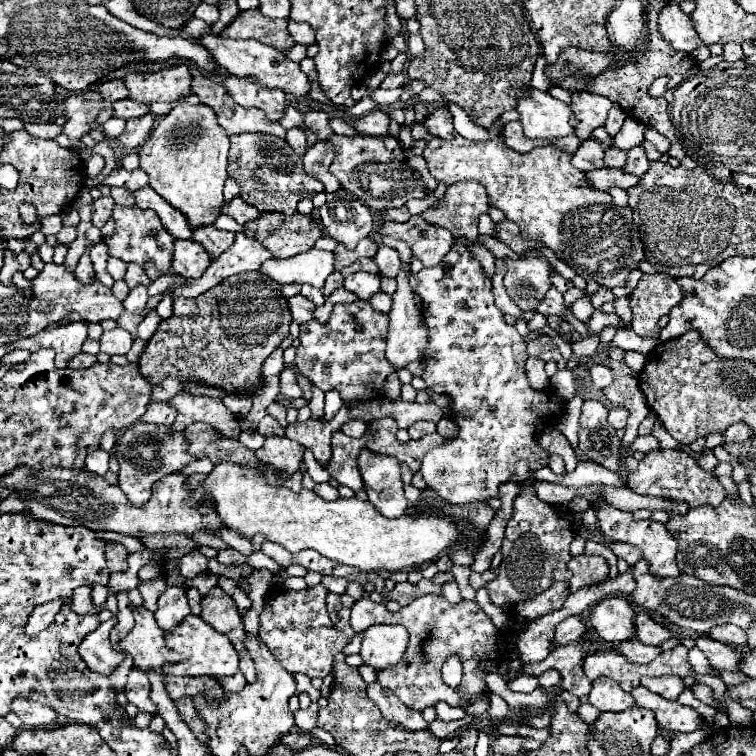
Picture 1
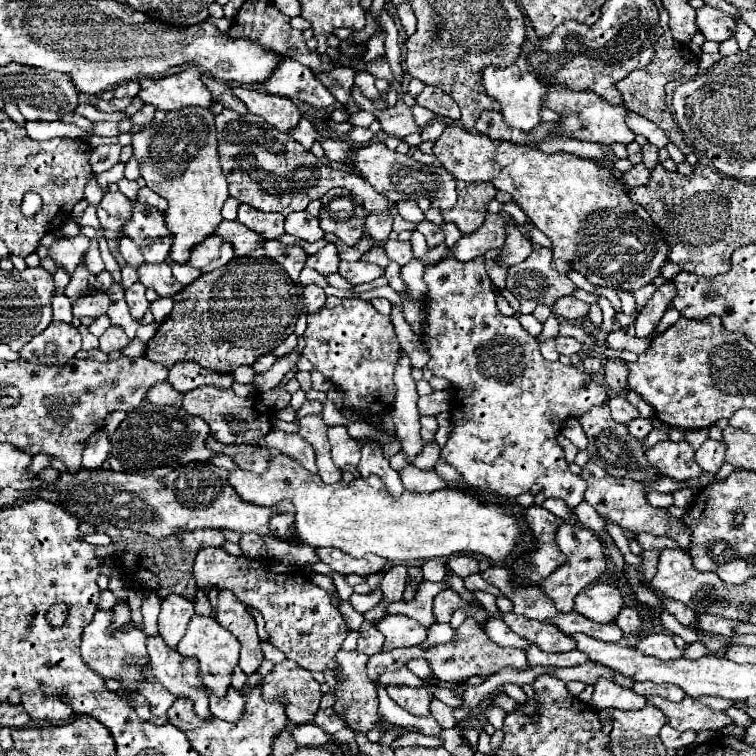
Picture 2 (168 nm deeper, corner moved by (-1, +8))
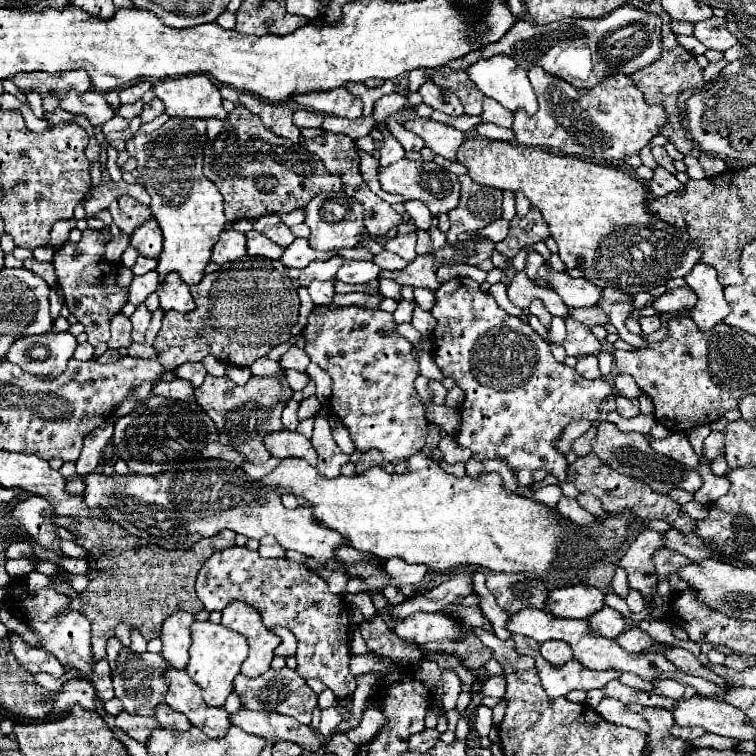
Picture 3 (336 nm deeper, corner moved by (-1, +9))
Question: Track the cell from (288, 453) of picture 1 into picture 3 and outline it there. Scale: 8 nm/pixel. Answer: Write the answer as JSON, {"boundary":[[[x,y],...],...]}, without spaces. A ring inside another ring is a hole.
{"boundary":[[[277,431],[265,437],[265,447],[273,457],[299,457],[309,465],[317,465],[317,453],[307,437],[297,431]]]}

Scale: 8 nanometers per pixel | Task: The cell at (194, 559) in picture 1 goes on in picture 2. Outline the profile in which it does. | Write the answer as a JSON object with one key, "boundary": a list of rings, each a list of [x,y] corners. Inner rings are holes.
{"boundary":[[[203,548],[201,554],[197,554],[193,574],[195,574],[197,586],[201,590],[207,590],[205,594],[209,594],[209,590],[215,586],[219,590],[231,590],[249,608],[255,608],[257,612],[261,612],[261,616],[265,619],[265,629],[271,636],[271,644],[283,650],[289,660],[295,660],[301,668],[311,670],[311,672],[329,672],[329,670],[335,672],[337,670],[339,664],[335,660],[335,654],[341,650],[341,644],[347,636],[345,618],[341,616],[339,608],[331,602],[329,594],[317,584],[313,584],[301,568],[297,570],[297,566],[291,566],[285,562],[269,560],[265,564],[259,560],[249,560],[245,556],[231,556],[225,552],[225,548]]]}

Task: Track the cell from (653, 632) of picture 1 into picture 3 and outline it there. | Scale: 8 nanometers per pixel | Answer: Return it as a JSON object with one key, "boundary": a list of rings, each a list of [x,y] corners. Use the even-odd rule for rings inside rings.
{"boundary":[[[605,607],[601,609],[601,613],[595,613],[593,617],[589,617],[589,623],[595,635],[607,637],[607,639],[615,639],[619,633],[625,631],[623,615],[611,607]]]}

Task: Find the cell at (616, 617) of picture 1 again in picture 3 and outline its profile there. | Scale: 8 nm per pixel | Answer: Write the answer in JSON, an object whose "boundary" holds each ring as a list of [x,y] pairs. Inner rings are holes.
{"boundary":[[[587,585],[553,589],[549,595],[549,611],[555,617],[587,619],[593,613],[601,611],[603,607],[605,607],[605,593]]]}

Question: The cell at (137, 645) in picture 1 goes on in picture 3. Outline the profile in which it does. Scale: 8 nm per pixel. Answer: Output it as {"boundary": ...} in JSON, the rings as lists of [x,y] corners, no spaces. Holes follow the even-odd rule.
{"boundary":[[[167,667],[165,669],[165,673],[163,673],[163,677],[165,677],[165,681],[169,683],[169,689],[167,689],[167,693],[165,693],[165,703],[169,705],[169,707],[173,707],[175,711],[179,711],[179,713],[185,713],[187,715],[187,719],[193,723],[193,725],[197,725],[205,735],[209,735],[209,737],[223,737],[225,733],[227,733],[227,729],[229,729],[229,715],[227,715],[227,711],[223,709],[223,707],[209,707],[205,701],[203,701],[203,697],[201,697],[201,687],[185,673],[185,671],[179,671],[179,669],[175,669],[175,667]]]}

